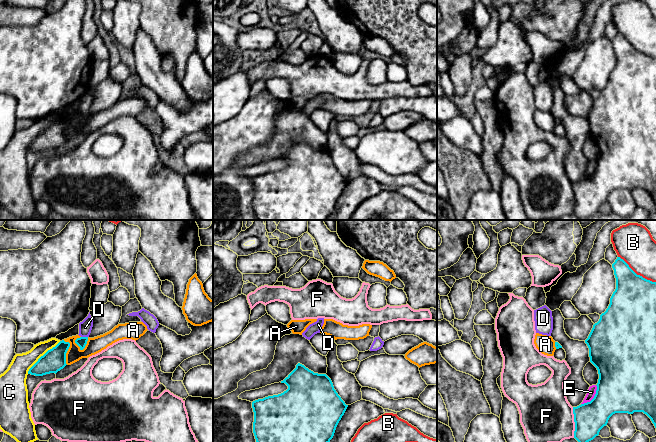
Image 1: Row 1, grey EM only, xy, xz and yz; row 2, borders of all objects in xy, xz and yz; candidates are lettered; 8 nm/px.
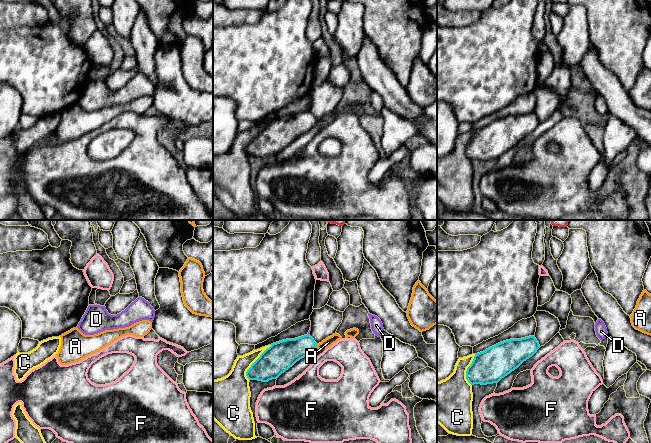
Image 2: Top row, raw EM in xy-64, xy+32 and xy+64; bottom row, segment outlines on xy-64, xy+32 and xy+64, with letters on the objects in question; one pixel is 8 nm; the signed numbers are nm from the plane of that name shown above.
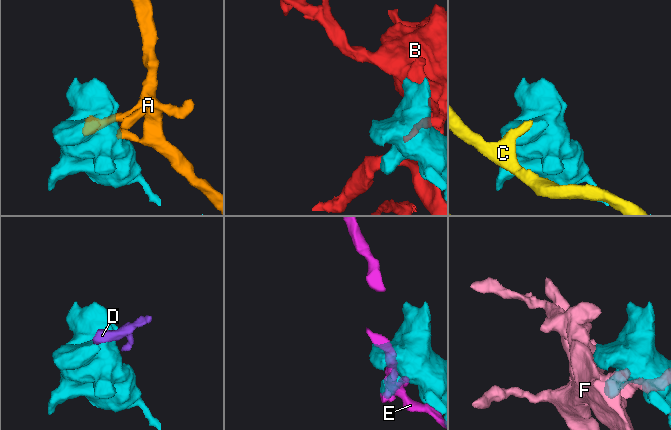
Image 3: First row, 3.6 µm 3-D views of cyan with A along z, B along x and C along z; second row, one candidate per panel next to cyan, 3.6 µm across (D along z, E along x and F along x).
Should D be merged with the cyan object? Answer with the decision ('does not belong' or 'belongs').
does not belong

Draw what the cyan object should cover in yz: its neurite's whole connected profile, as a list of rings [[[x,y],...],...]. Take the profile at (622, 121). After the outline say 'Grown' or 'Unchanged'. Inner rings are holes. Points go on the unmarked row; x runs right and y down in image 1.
[[[620,33],[612,40],[616,65],[606,87],[585,116],[599,155],[594,174],[573,183],[574,214],[586,220],[615,189],[643,188],[656,204],[656,58],[637,51]]]. Unchanged

